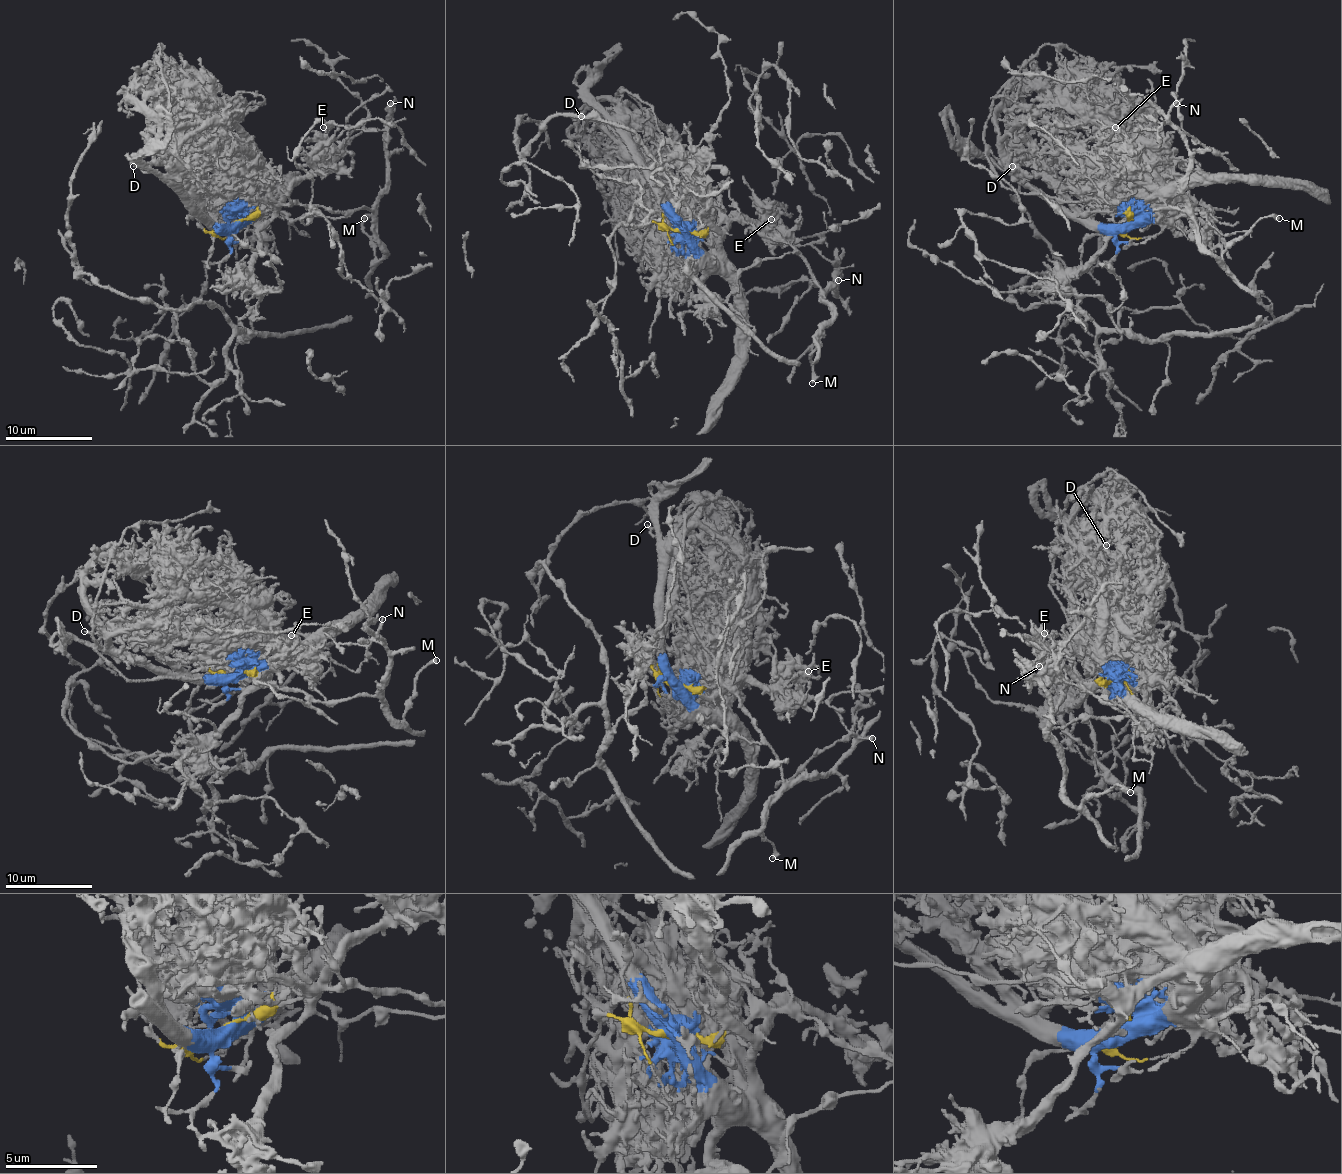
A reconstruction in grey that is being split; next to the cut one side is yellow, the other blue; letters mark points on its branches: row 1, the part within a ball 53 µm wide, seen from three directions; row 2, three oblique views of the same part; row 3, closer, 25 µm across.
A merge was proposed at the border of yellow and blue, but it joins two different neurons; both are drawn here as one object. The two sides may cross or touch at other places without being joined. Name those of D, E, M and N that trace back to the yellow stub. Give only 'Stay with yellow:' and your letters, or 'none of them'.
Stay with yellow: M, N

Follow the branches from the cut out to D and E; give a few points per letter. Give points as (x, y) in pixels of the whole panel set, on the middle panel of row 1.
D: (681, 231), (681, 222), (666, 200), (616, 142), (594, 120), (581, 115)
E: (681, 231), (716, 257), (724, 226), (735, 216), (748, 216), (759, 222), (774, 222), (770, 220)

